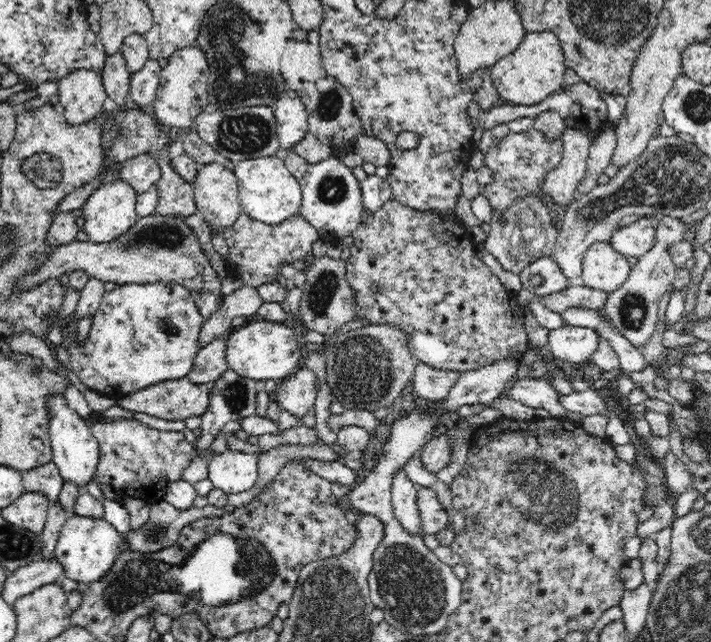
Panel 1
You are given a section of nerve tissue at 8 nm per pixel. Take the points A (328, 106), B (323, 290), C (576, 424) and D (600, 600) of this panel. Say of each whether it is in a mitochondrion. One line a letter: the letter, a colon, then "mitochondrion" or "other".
A: mitochondrion
B: mitochondrion
C: other
D: other

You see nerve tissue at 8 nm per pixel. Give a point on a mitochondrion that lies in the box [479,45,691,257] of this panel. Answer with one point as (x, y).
(530, 211)

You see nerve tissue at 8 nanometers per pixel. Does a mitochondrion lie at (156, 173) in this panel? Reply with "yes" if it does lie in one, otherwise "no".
no

